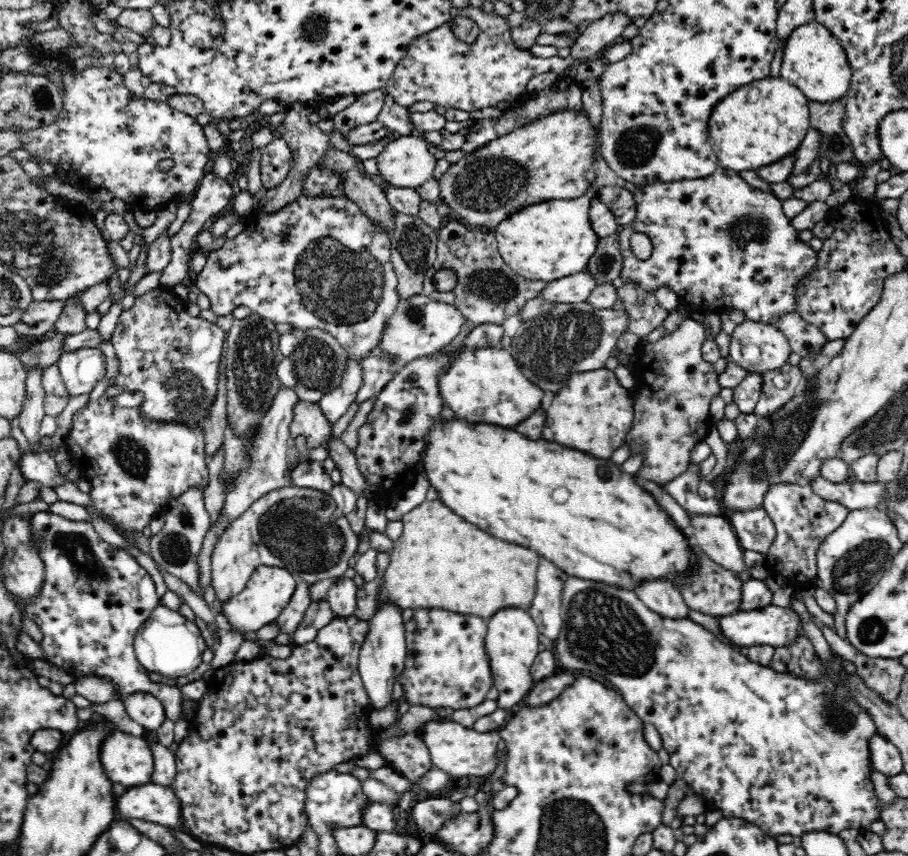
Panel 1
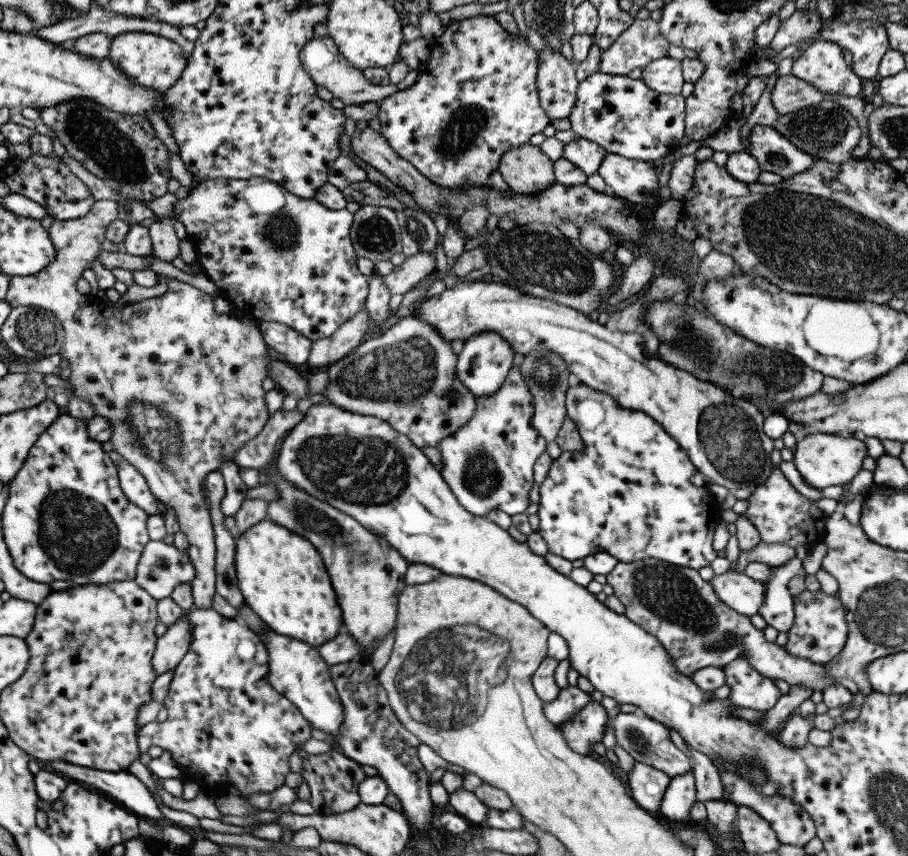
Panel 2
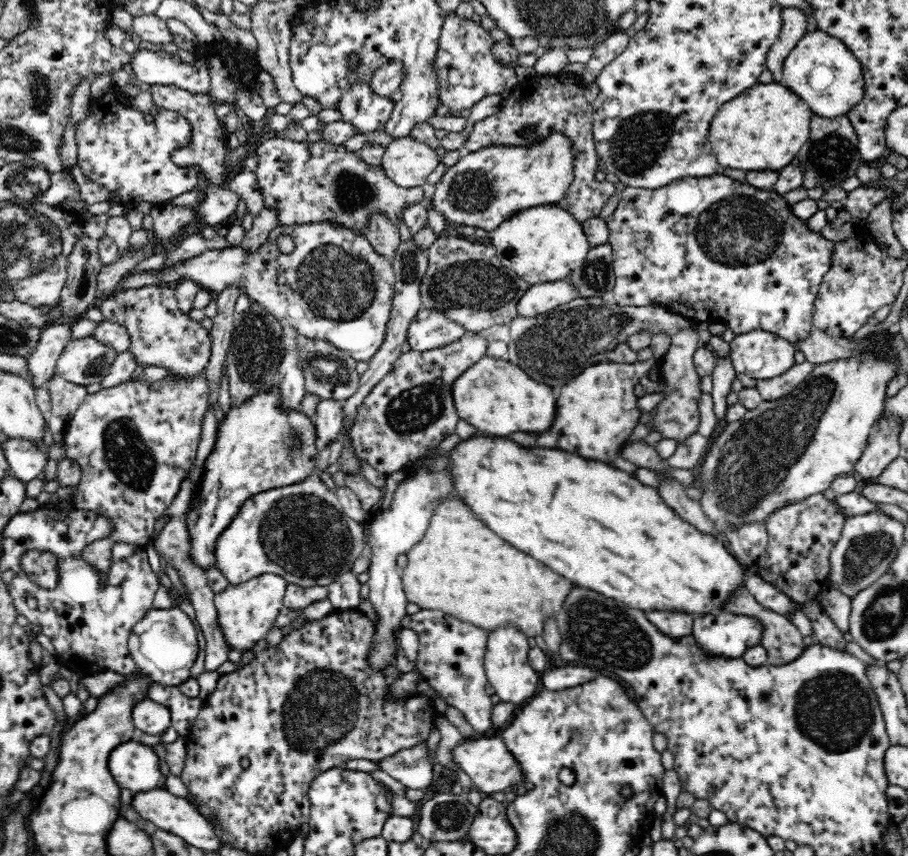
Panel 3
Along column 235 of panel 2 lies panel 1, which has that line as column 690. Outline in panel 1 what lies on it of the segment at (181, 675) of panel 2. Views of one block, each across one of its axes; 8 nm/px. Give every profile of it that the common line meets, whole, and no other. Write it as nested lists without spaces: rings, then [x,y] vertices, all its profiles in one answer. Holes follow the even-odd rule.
[[[568,577],[565,580],[561,594],[561,631],[554,642],[556,658],[566,668],[588,670],[596,676],[606,678],[612,682],[615,690],[623,697],[628,706],[645,722],[651,724],[660,733],[663,748],[670,754],[670,765],[676,770],[677,779],[682,780],[689,793],[702,796],[712,802],[716,809],[722,810],[725,818],[738,818],[758,826],[772,838],[782,834],[790,836],[804,836],[808,833],[840,834],[845,830],[857,830],[860,833],[869,831],[872,824],[881,821],[883,806],[875,794],[873,773],[875,772],[871,760],[872,738],[879,734],[874,717],[868,713],[866,707],[854,697],[850,687],[844,683],[844,659],[838,653],[830,654],[828,660],[818,656],[821,664],[821,677],[804,677],[791,672],[778,672],[770,666],[751,661],[742,651],[734,649],[732,645],[724,643],[716,634],[710,632],[692,619],[668,620],[652,612],[632,590],[620,590],[613,586],[606,586],[593,580],[580,580]]]

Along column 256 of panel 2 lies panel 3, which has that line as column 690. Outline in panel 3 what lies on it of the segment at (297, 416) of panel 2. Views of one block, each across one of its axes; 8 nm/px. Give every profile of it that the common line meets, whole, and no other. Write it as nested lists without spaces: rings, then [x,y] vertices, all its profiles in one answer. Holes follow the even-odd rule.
[[[696,431],[678,442],[672,456],[668,459],[668,465],[672,468],[682,468],[688,470],[700,464],[702,456],[709,448],[710,439],[702,433]]]

